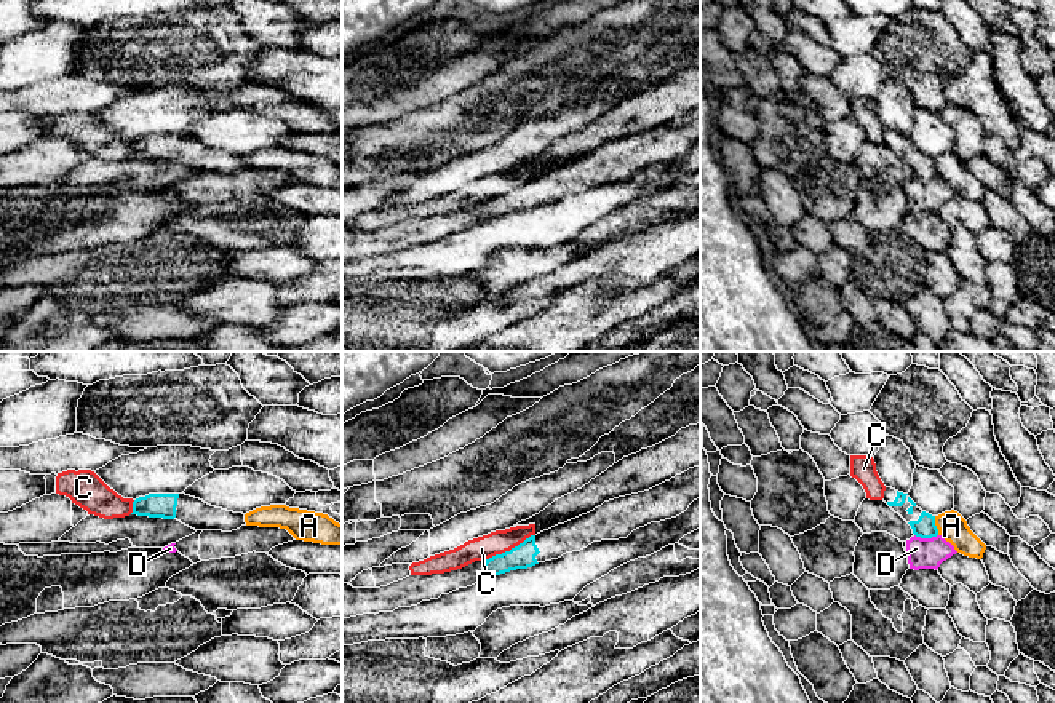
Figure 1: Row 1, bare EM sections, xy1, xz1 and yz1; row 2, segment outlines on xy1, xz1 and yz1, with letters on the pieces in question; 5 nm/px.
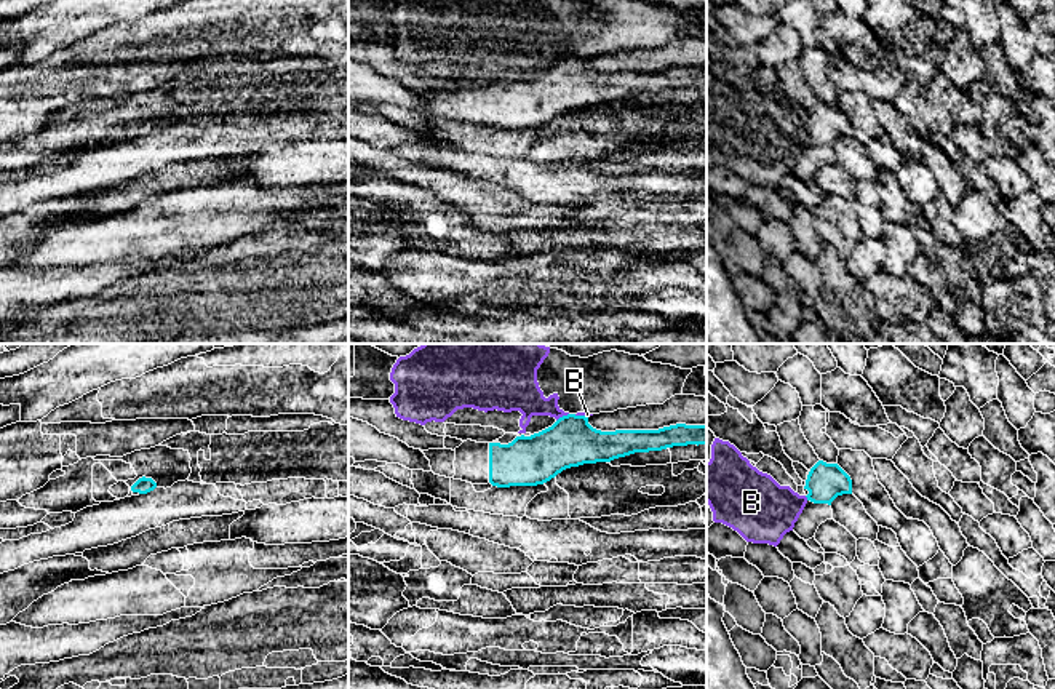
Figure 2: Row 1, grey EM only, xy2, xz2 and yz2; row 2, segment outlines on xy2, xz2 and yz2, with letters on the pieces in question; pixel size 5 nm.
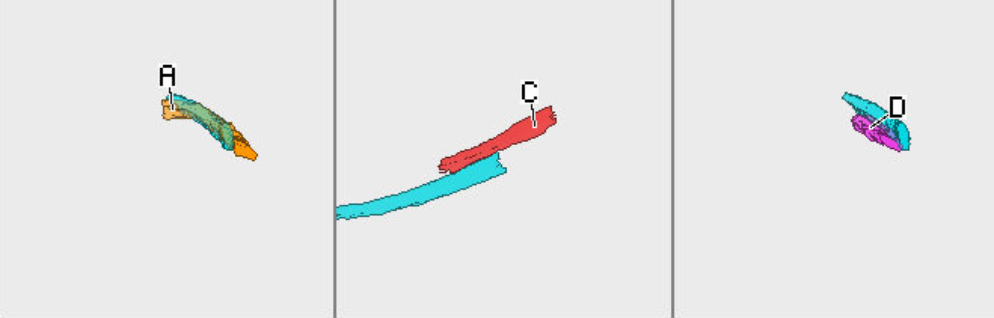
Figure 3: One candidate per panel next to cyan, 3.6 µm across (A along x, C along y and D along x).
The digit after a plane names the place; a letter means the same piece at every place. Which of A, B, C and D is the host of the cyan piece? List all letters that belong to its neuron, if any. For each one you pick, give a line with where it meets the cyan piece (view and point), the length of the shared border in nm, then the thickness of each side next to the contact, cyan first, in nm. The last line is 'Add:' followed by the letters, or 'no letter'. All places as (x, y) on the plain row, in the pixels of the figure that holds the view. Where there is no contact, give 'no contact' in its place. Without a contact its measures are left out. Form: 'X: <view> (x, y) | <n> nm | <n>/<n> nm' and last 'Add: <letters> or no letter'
Add: no letter

